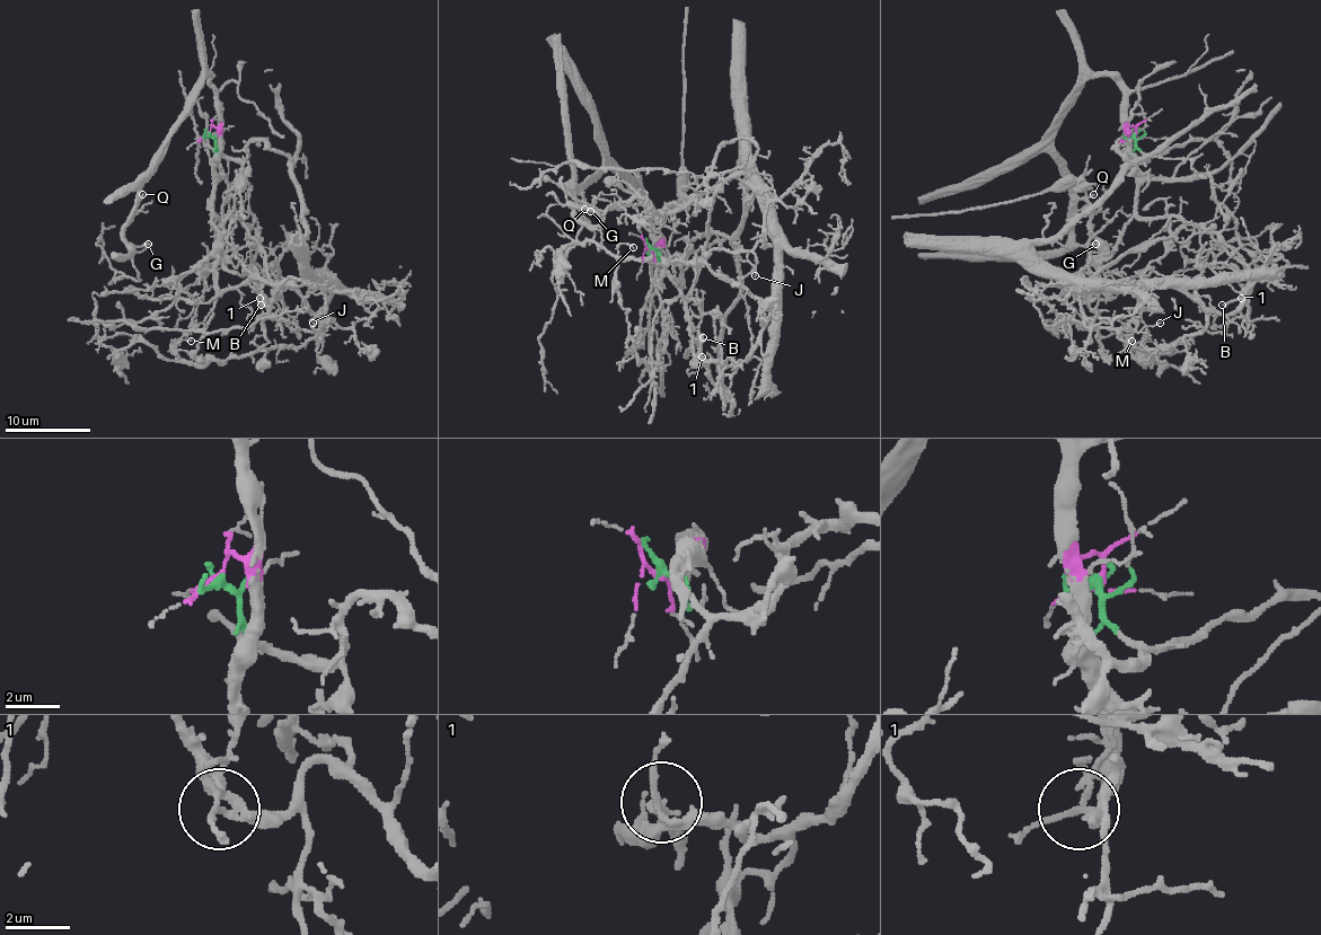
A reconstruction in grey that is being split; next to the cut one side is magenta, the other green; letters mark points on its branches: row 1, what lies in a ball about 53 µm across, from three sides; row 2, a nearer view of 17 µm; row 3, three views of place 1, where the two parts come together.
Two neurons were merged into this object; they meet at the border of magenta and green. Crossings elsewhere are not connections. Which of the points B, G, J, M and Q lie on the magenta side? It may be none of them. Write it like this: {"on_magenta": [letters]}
{"on_magenta": ["G", "Q"]}

